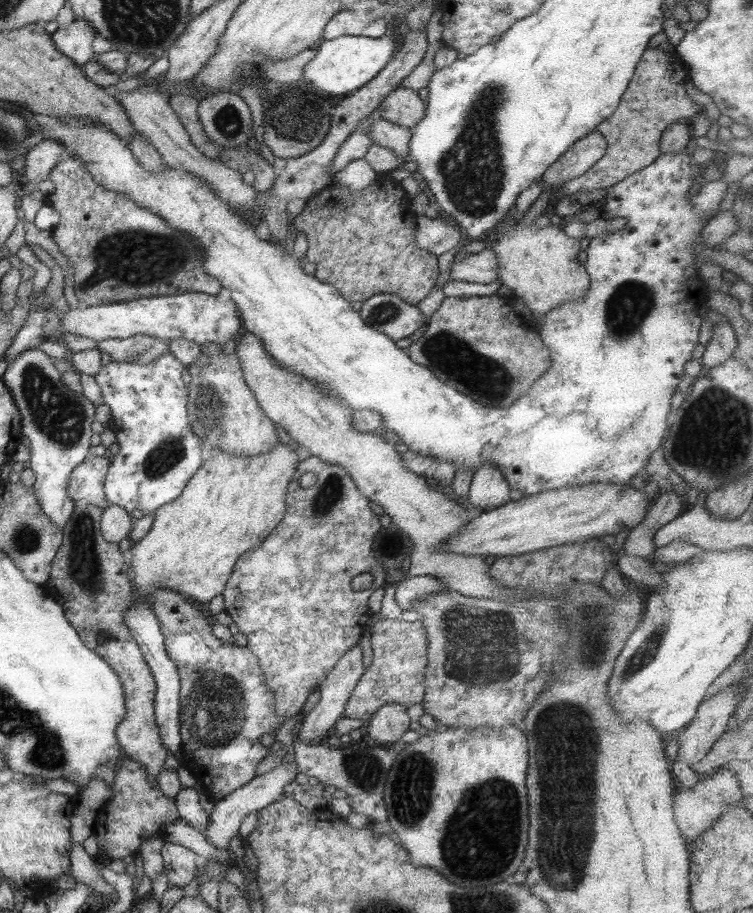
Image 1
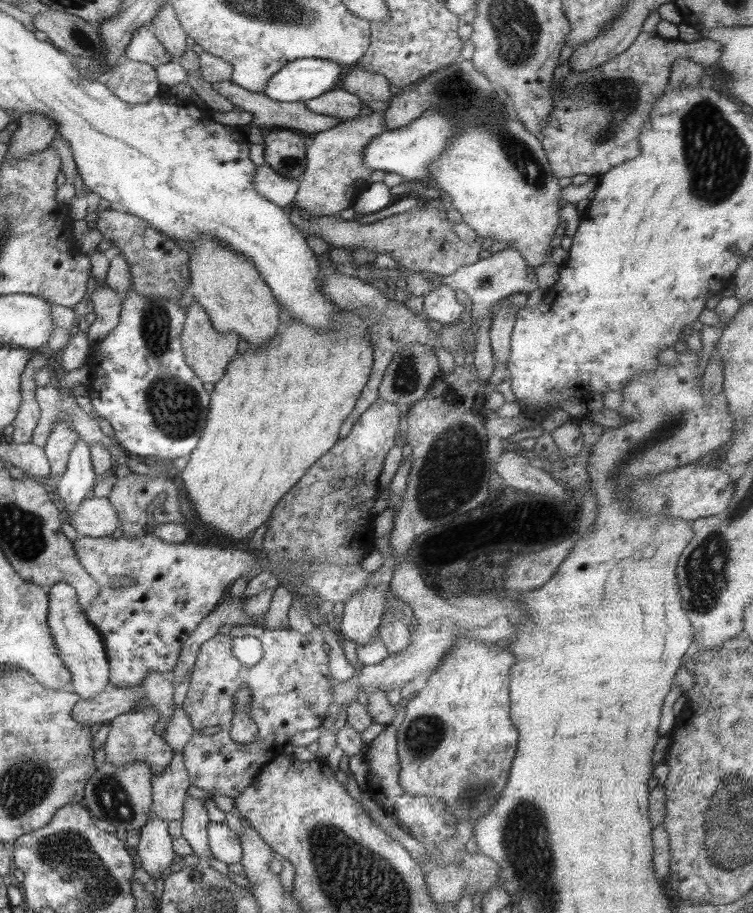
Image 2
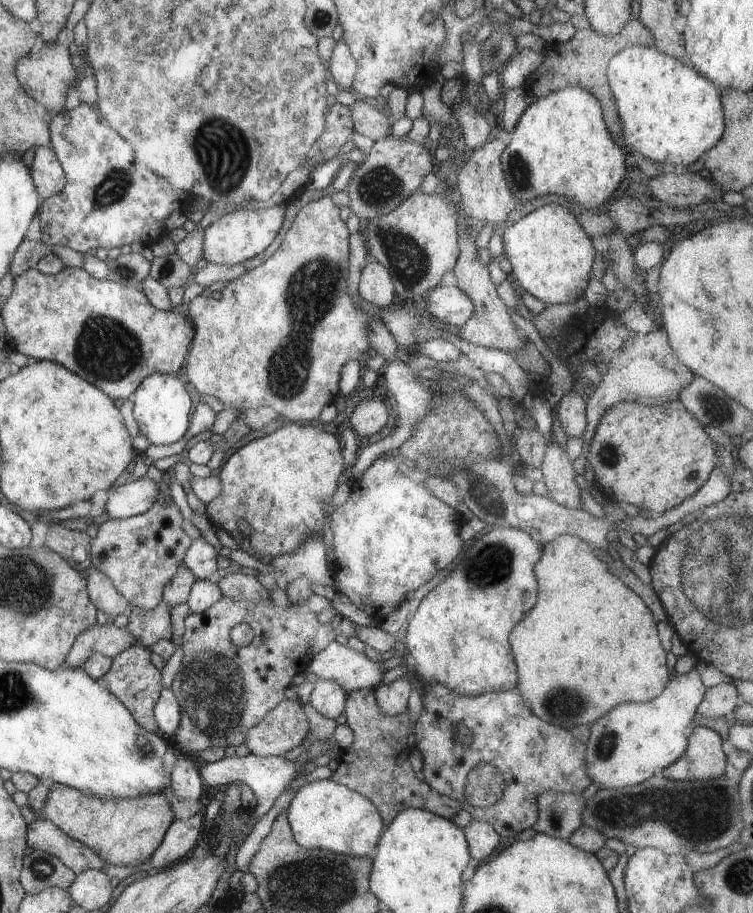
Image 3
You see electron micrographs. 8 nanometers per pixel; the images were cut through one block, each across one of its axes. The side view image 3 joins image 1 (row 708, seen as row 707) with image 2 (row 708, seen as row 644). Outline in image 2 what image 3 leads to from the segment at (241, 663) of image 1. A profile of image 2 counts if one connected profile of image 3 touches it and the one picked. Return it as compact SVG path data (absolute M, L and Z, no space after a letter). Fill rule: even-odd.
M245 625L233 627L225 635L217 633L201 644L189 677L189 690L181 704L182 710L193 728L193 734L181 753L191 786L206 790L211 797L219 794L219 796L234 799L252 783L251 780L257 776L263 766L279 755L281 748L289 744L296 732L314 730L321 726L327 717L329 703L333 700L331 685L329 685L328 656L321 647L323 643L325 640L322 632L319 634L313 632L313 634L309 633L305 636L289 628L267 630L255 625ZM238 636L253 636L259 640L262 648L261 658L253 666L241 664L232 653L232 640ZM239 686L247 686L251 691L249 717L257 725L258 735L250 744L238 744L229 737L235 708L233 701Z

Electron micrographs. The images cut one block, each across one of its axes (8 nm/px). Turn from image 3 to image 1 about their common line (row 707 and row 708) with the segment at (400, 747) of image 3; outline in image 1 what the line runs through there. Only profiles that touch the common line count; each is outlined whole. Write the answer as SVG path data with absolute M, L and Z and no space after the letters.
M378 620L370 629L372 659L345 703L344 718L368 719L384 704L397 703L404 708L422 703L427 669L427 636L419 620Z

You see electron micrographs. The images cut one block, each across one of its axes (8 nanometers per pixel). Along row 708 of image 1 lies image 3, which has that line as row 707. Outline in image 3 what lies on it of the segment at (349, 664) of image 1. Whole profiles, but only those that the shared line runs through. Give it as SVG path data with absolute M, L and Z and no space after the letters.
M317 679L309 704L324 718L335 719L342 714L347 698L345 690L333 680Z

